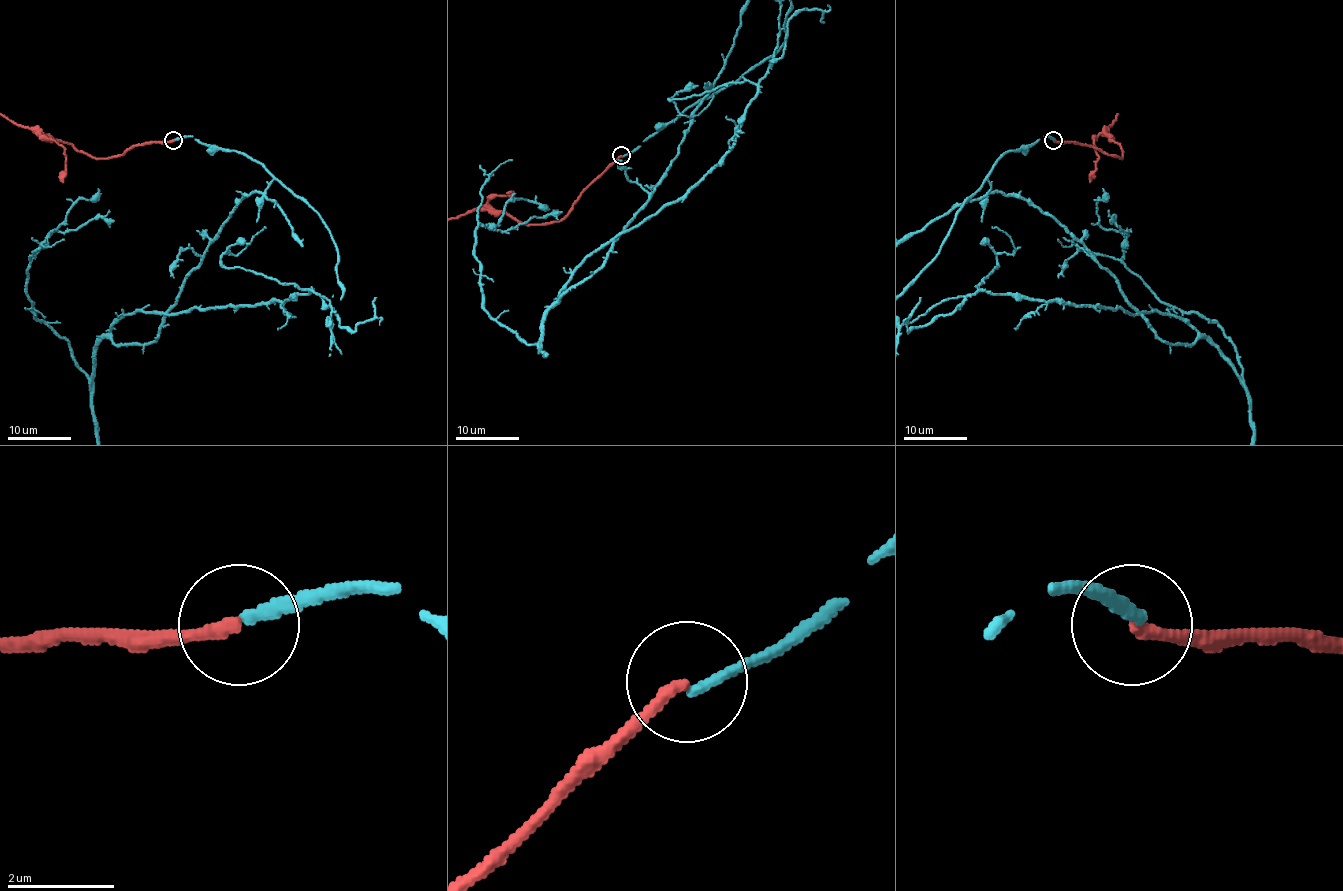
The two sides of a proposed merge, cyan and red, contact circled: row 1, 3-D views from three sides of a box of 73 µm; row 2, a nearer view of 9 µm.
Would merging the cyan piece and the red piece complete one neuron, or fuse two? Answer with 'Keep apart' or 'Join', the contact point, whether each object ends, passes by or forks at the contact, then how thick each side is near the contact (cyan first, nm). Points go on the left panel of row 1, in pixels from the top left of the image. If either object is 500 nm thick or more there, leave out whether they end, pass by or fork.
Keep apart. Place: (173, 140). At the ring cyan ends. At the ring red ends. Thickness 190 nm (cyan) against 240 nm

